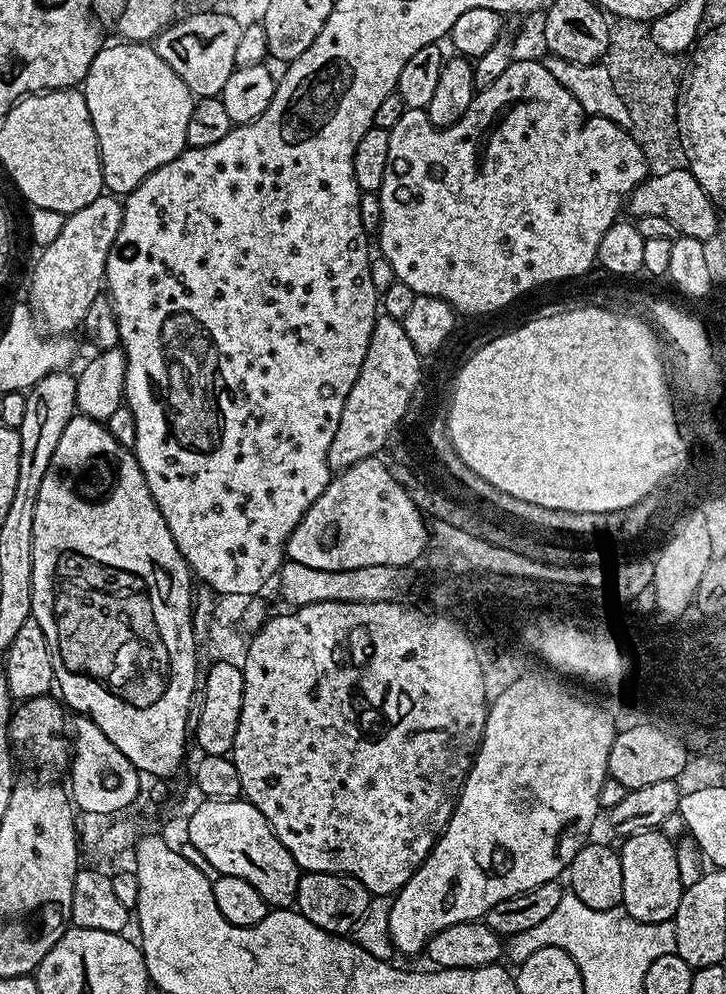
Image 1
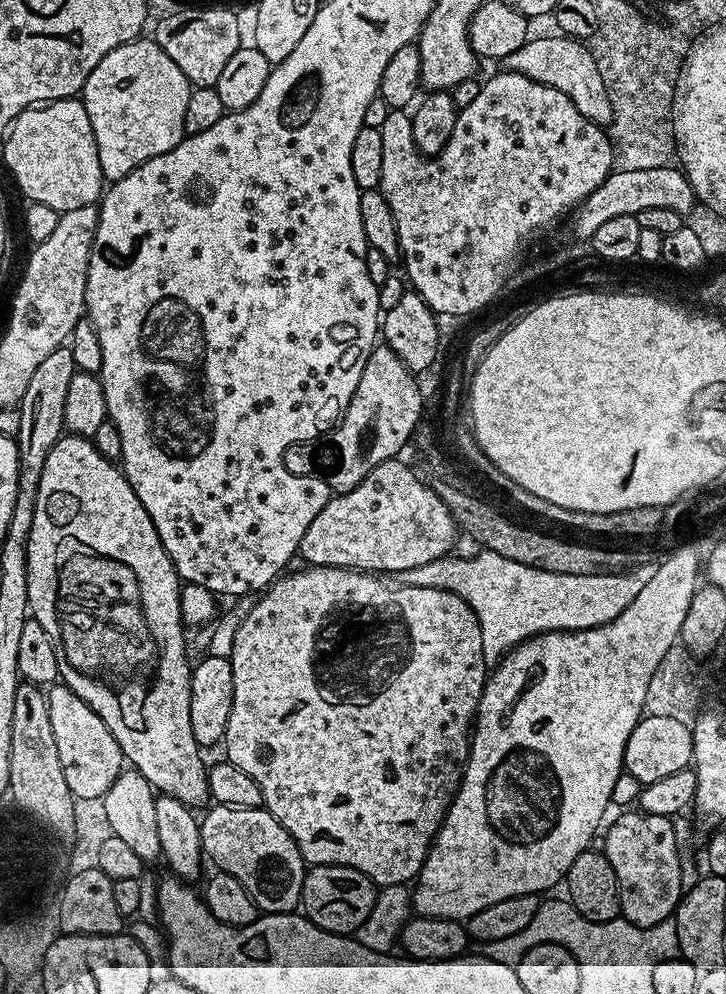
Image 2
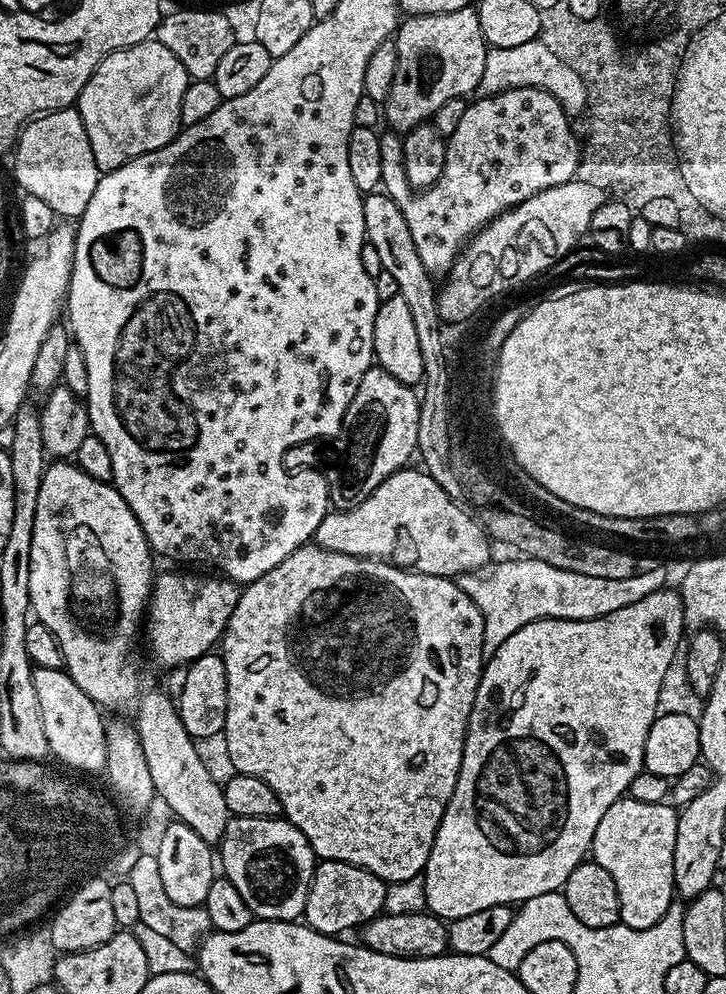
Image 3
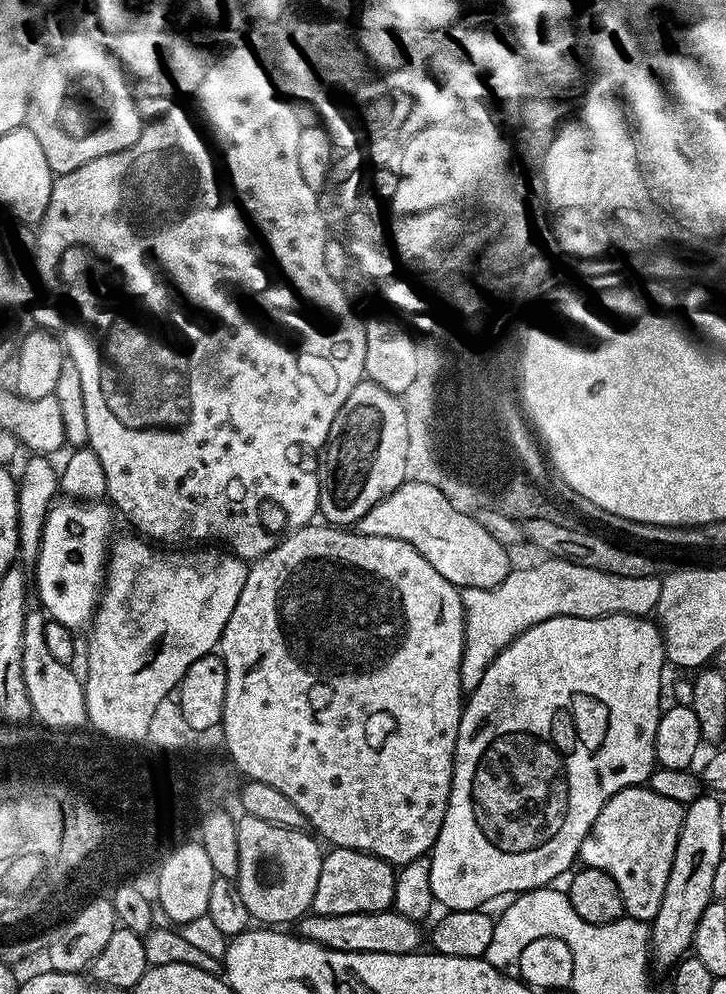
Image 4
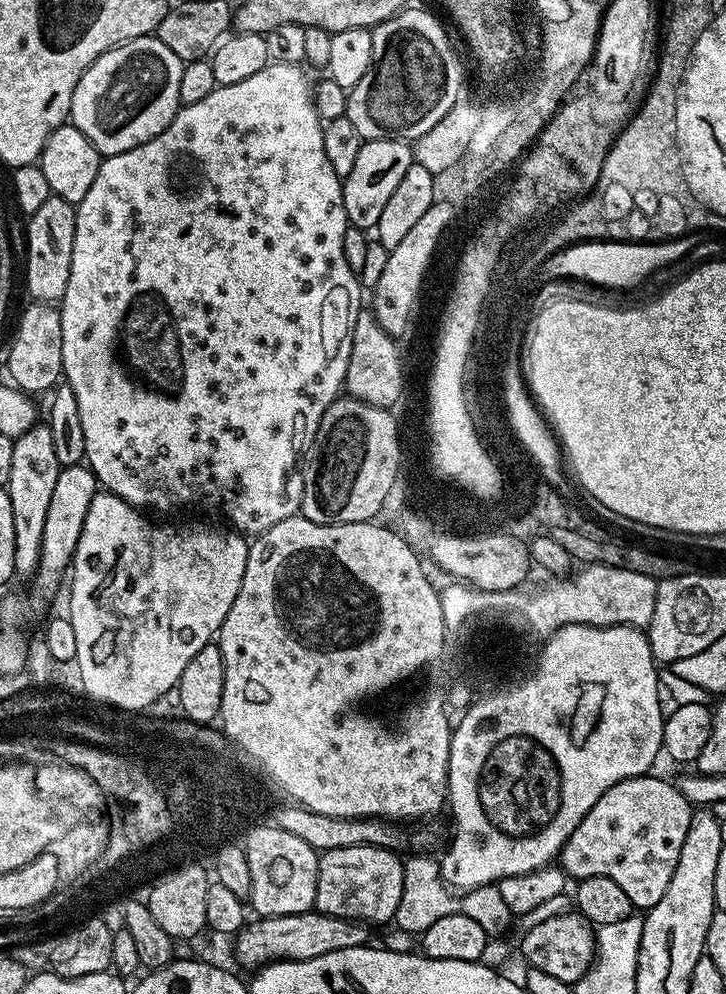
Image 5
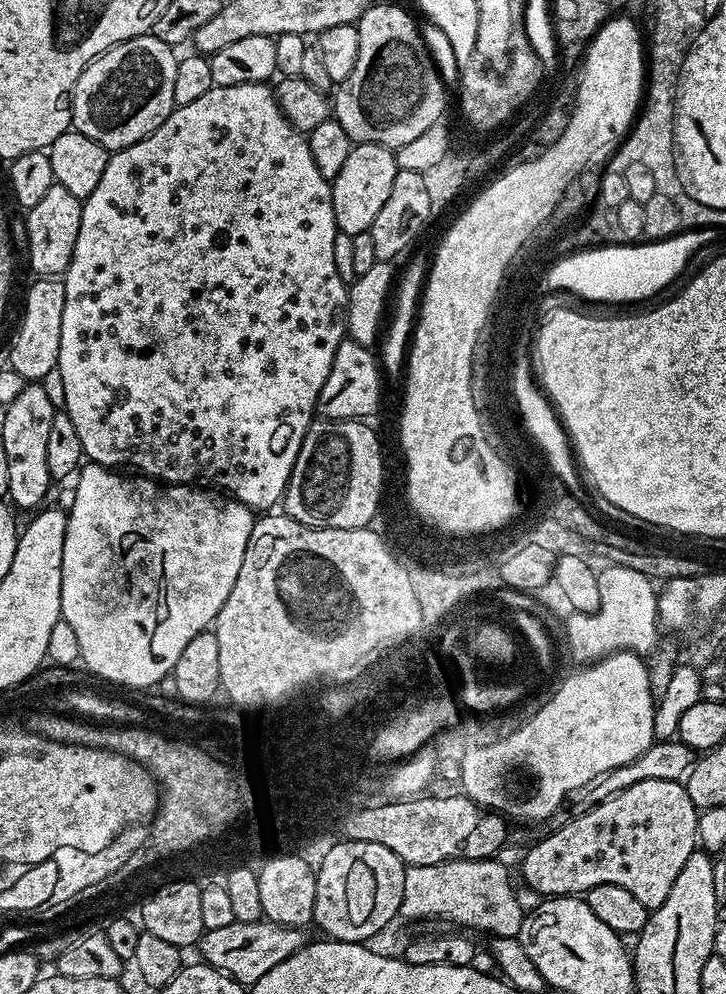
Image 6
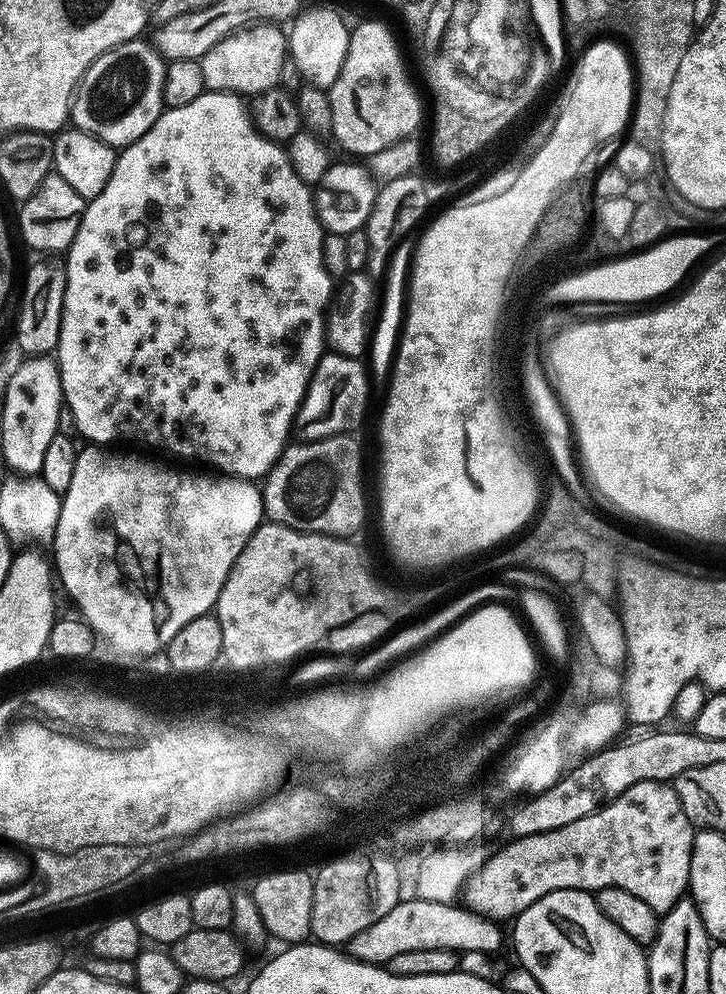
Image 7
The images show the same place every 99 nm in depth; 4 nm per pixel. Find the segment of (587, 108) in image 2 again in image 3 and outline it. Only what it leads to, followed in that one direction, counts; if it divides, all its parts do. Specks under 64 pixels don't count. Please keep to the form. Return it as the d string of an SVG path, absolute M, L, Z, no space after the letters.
M538 38L512 48L488 51L477 91L480 96L492 96L512 88L540 88L556 98L569 119L576 120L587 111L588 88L573 67L568 66Z

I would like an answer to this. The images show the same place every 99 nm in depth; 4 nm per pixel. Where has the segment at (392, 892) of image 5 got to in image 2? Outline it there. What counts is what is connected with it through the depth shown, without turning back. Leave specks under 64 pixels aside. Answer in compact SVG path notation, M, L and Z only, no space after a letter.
M318 864L309 867L304 874L300 895L302 912L311 924L322 930L352 934L356 928L362 926L362 922L366 921L374 909L377 891L377 885L372 883L369 876L358 870L337 864Z

